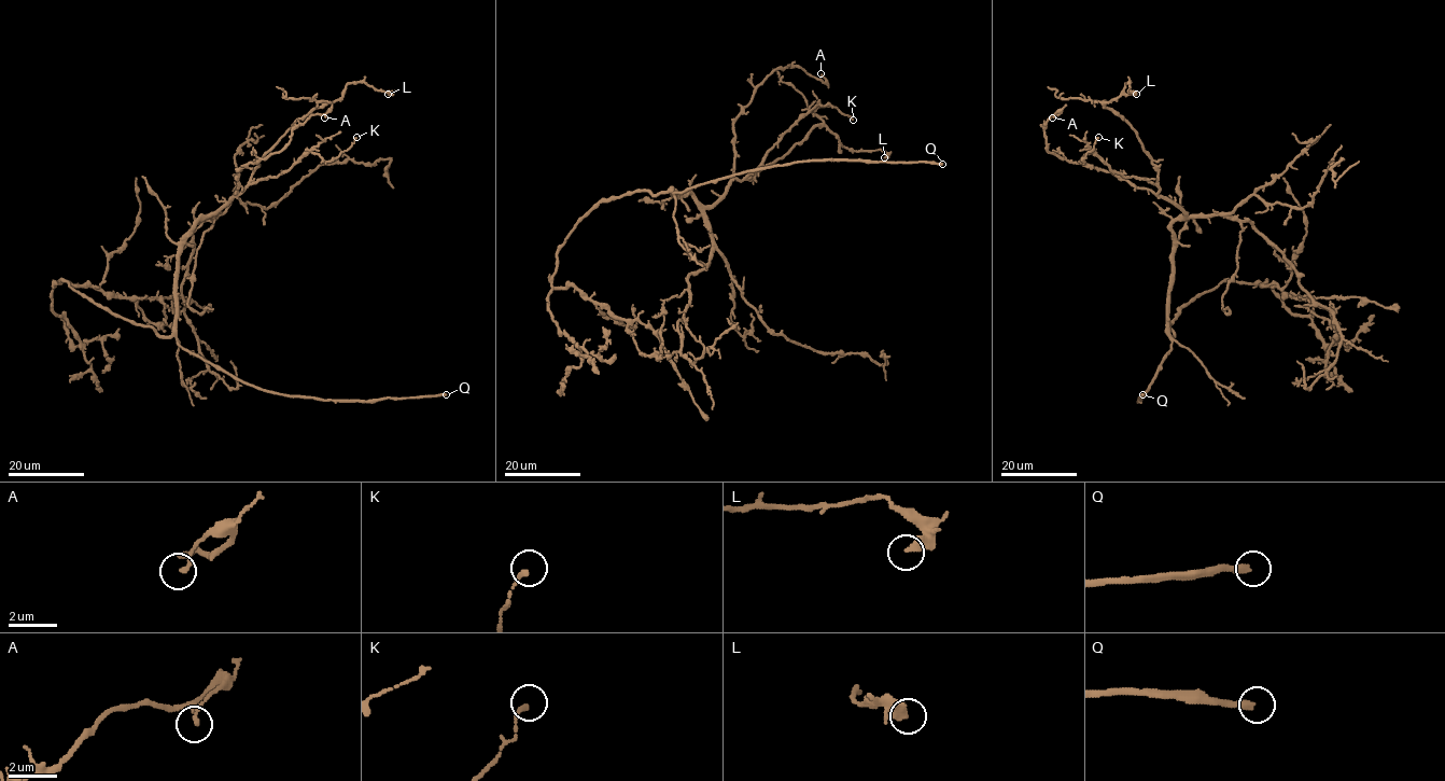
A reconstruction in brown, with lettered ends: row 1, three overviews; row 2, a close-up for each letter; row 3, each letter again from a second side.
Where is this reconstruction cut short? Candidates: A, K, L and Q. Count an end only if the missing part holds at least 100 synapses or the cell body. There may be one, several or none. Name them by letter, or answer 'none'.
Q

